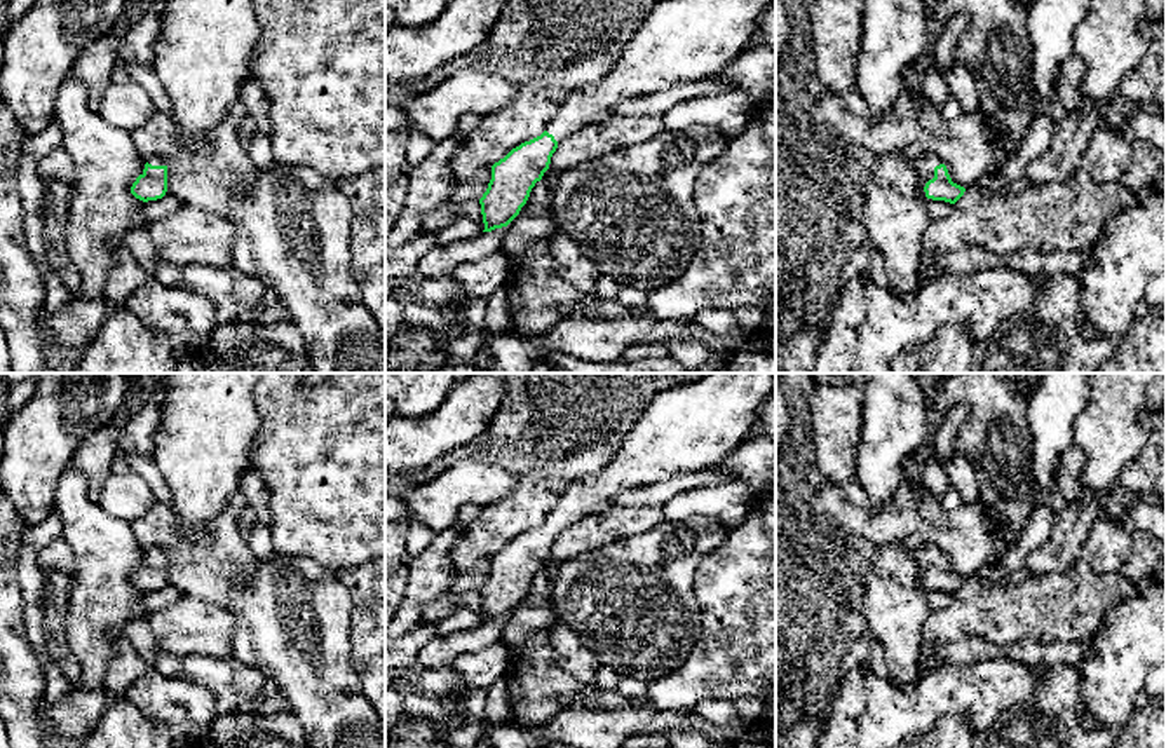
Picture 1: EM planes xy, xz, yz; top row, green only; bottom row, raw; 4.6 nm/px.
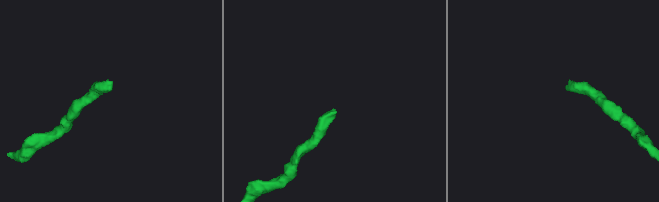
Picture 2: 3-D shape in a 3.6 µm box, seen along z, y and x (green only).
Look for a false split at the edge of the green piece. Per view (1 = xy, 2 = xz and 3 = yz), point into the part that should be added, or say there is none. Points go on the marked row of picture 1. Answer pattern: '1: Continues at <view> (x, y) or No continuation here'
1: Continues at xy (155, 161)
2: Continues at xz (680, 40)
3: Continues at yz (924, 164)

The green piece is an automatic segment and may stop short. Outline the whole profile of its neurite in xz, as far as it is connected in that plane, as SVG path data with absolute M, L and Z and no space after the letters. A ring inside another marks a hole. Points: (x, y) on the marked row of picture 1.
M661 0L655 3L629 42L619 49L619 59L608 73L572 91L540 136L512 148L491 166L491 180L479 199L483 232L507 227L519 214L566 136L608 120L614 115L612 110L627 99L711 78L737 61L758 44L758 23L770 3L772 0Z

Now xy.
M160 157L146 159L143 173L131 187L131 194L143 202L167 195L167 162Z

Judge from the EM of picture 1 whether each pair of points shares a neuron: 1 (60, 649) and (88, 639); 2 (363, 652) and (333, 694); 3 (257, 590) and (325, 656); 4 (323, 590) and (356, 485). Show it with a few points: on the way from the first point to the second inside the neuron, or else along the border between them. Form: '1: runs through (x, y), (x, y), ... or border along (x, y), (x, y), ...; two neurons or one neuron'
1: border along (68, 604), (67, 644), (81, 670), (75, 684); two neurons
2: border along (349, 628), (349, 661), (366, 700); two neurons
3: runs through (274, 607), (307, 640); one neuron
4: border along (290, 557), (318, 562), (335, 574); two neurons

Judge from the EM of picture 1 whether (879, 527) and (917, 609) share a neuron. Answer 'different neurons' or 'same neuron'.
different neurons

